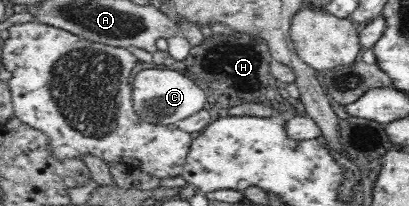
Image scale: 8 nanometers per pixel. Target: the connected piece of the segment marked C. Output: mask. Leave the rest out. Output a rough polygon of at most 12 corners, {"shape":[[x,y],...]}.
{"shape":[[171,69],[133,77],[141,121],[179,124],[205,93]]}

